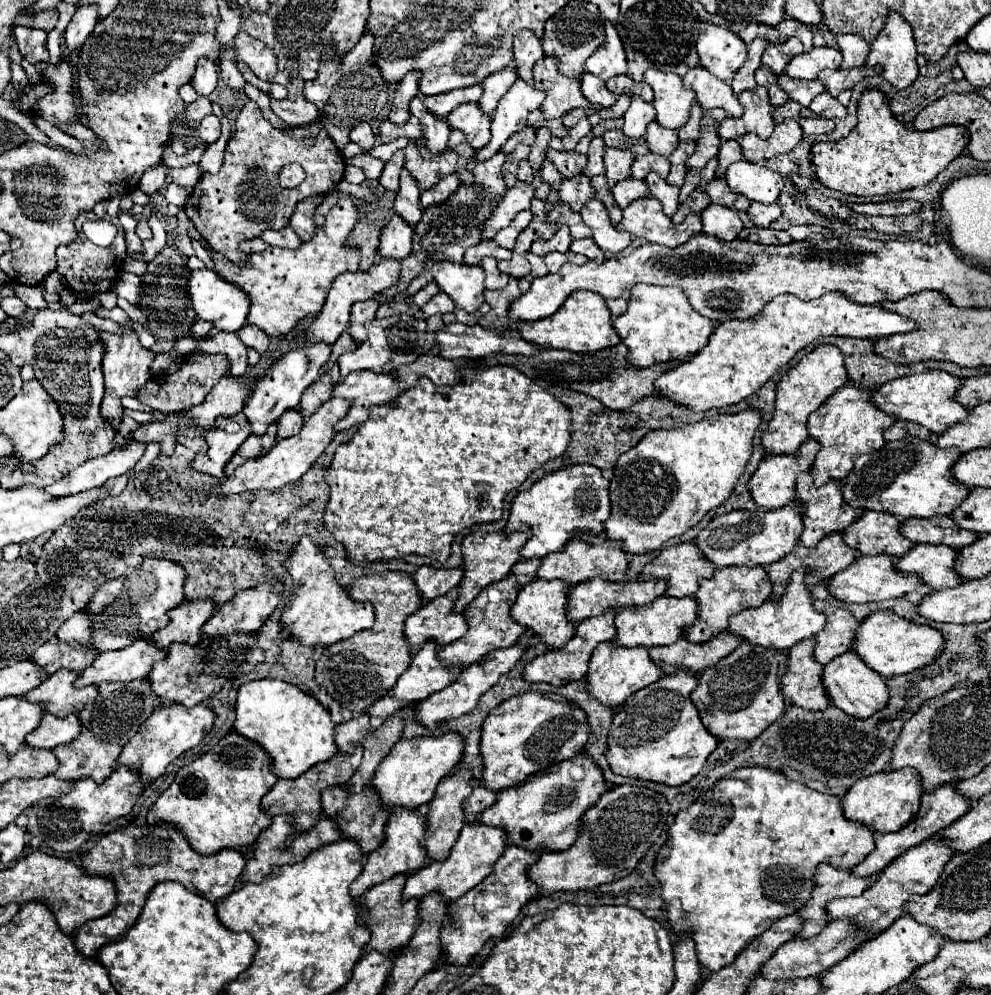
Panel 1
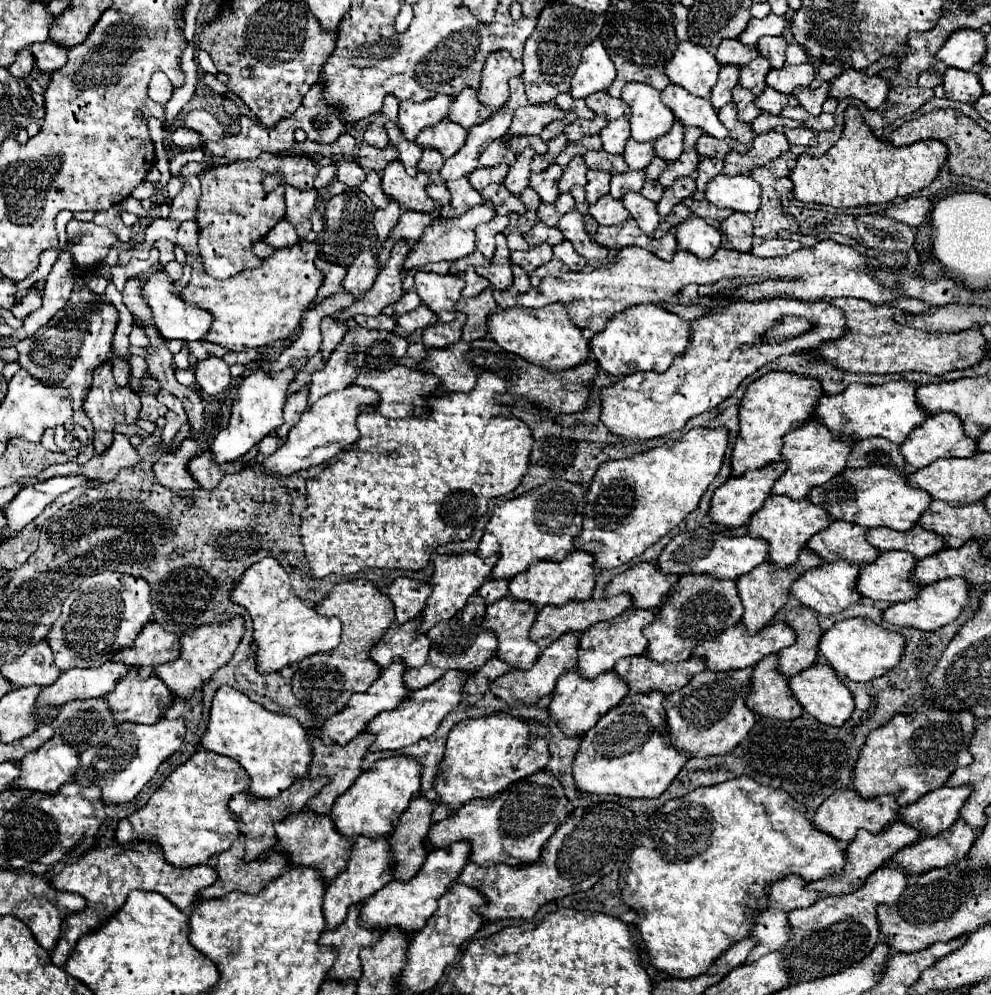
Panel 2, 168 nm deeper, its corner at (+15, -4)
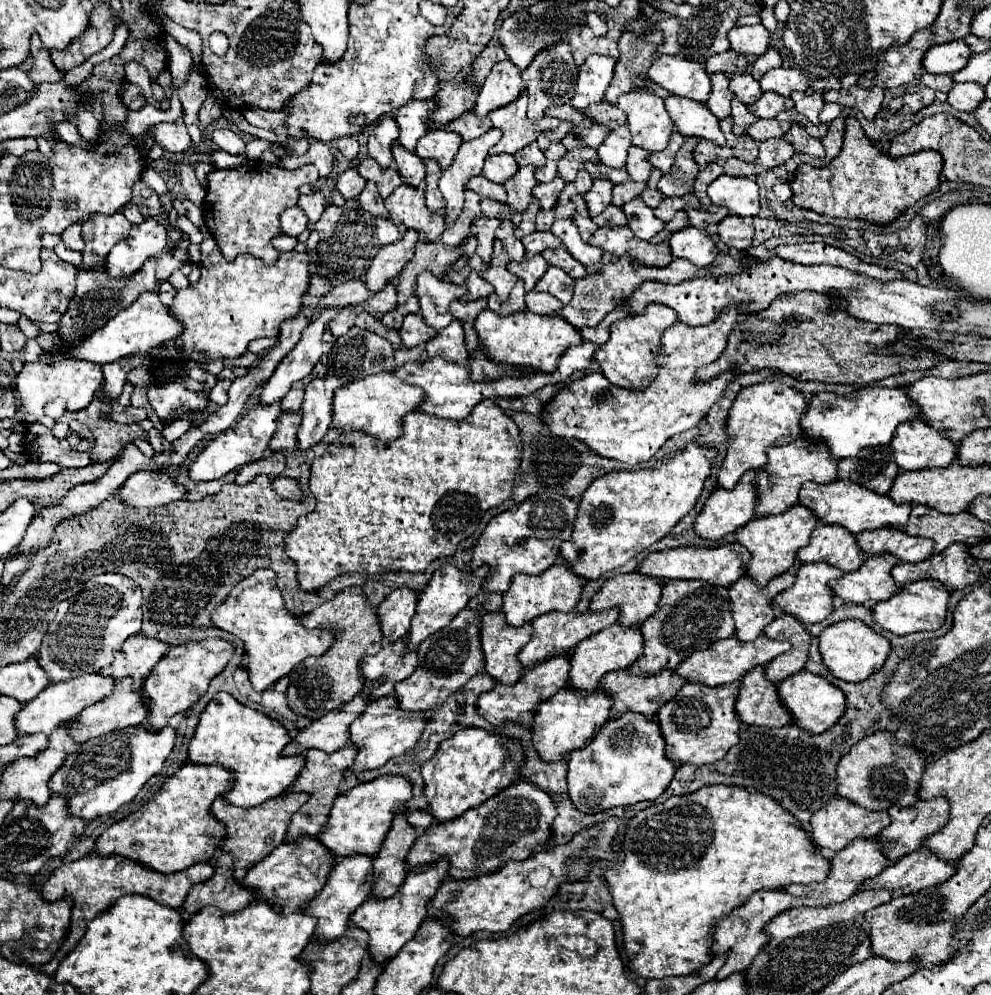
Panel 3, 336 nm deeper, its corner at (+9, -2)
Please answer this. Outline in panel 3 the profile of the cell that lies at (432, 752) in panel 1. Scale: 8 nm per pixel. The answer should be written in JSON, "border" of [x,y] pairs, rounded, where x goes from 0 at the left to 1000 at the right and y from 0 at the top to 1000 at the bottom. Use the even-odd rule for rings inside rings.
{"border":[[[385,779],[379,781],[377,785],[363,787],[357,793],[339,801],[337,811],[333,815],[333,823],[321,837],[321,843],[341,861],[343,859],[353,861],[359,857],[379,859],[381,853],[385,851],[385,845],[390,843],[398,819],[414,801],[416,801],[416,789],[406,779]]]}

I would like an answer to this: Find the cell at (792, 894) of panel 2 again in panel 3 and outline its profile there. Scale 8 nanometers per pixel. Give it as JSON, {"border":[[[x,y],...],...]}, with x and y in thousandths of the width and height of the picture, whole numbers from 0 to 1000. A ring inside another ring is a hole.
{"border":[[[775,893],[775,895],[765,895],[761,897],[753,910],[741,914],[737,920],[729,922],[725,928],[723,928],[723,944],[720,944],[720,950],[718,950],[718,960],[733,960],[733,968],[731,972],[725,976],[723,984],[731,984],[739,978],[745,978],[745,976],[751,976],[755,974],[757,966],[761,966],[761,962],[773,952],[773,938],[771,938],[771,932],[773,928],[777,928],[785,918],[797,914],[803,910],[803,902],[797,902],[795,897],[789,897],[785,893]]]}

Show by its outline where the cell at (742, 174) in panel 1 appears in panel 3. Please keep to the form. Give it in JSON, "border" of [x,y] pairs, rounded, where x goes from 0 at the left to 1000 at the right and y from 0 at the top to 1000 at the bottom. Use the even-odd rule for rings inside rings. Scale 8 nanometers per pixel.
{"border":[[[727,176],[714,188],[714,198],[720,206],[733,208],[739,216],[763,218],[767,214],[767,188],[761,180]]]}

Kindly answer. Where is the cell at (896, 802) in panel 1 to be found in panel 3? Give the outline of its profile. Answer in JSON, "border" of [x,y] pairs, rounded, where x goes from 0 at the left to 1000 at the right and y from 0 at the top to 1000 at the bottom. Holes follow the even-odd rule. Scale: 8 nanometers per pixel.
{"border":[[[842,801],[838,803],[821,821],[817,823],[819,829],[819,845],[825,851],[834,851],[840,855],[852,853],[860,843],[866,841],[886,841],[894,829],[898,829],[898,819],[896,815],[874,815],[872,811],[852,803],[852,801]]]}

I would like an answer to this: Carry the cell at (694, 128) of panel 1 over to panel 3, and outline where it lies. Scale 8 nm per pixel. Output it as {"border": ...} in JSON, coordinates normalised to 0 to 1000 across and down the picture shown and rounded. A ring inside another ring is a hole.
{"border":[[[680,132],[678,138],[676,138],[674,148],[670,152],[656,154],[658,168],[664,168],[668,174],[674,174],[678,170],[678,166],[680,166],[680,158],[682,158],[682,154],[684,154],[684,150],[686,150],[688,144],[690,144],[690,138],[684,132]]]}

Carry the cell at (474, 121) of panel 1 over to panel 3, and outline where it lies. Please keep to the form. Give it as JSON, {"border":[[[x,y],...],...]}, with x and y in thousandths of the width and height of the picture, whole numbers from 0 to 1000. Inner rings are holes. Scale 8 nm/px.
{"border":[[[438,130],[432,136],[428,136],[422,146],[420,146],[420,154],[426,160],[440,160],[446,170],[450,170],[458,156],[462,154],[466,146],[466,138],[462,138],[462,134],[454,134],[450,130]]]}

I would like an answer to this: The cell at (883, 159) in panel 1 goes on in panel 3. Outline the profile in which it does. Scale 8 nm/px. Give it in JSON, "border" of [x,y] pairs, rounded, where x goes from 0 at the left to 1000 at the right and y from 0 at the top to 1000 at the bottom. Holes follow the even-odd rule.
{"border":[[[864,118],[854,120],[854,136],[850,152],[834,168],[819,168],[809,164],[797,188],[801,192],[799,202],[805,208],[825,212],[840,218],[866,218],[880,224],[896,224],[906,218],[914,208],[934,198],[949,186],[951,156],[934,150],[914,158],[898,158],[884,150],[874,138]]]}

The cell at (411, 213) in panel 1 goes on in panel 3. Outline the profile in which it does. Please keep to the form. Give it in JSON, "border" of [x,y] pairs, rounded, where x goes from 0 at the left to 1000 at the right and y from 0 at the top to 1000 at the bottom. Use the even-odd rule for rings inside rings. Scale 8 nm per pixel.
{"border":[[[385,218],[379,220],[379,226],[377,228],[379,228],[379,236],[381,236],[383,246],[400,244],[410,234],[410,228],[408,226],[398,226],[398,222],[392,222],[392,220],[385,220]]]}

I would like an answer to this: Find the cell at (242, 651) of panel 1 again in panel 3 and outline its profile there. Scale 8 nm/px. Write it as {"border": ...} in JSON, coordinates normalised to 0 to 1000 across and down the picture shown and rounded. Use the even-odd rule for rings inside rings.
{"border":[[[123,682],[119,686],[119,690],[115,692],[115,696],[91,711],[87,711],[77,723],[75,723],[75,731],[71,735],[71,739],[79,745],[79,747],[85,747],[93,741],[101,741],[105,737],[111,737],[111,735],[117,735],[117,733],[125,733],[125,731],[133,731],[133,729],[145,729],[147,727],[147,721],[151,719],[149,715],[149,709],[145,707],[145,701],[141,694],[135,694],[133,692],[133,686],[129,686],[131,682]]]}

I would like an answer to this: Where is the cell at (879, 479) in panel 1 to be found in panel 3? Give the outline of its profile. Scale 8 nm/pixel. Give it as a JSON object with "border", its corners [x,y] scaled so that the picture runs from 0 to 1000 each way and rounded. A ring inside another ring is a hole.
{"border":[[[846,481],[834,487],[825,487],[825,485],[813,485],[807,493],[807,508],[819,512],[823,516],[823,520],[831,526],[831,528],[850,528],[854,532],[858,532],[860,536],[868,536],[868,534],[876,534],[876,532],[888,532],[888,530],[904,530],[904,532],[912,532],[918,514],[920,514],[920,506],[904,506],[900,504],[900,499],[896,497],[888,497],[882,495],[880,491],[874,491],[862,483],[854,483],[854,481]]]}

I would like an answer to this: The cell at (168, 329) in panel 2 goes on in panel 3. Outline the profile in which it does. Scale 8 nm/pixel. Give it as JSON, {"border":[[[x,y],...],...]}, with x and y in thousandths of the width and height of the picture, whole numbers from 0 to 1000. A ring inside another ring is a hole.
{"border":[[[143,294],[143,298],[139,298],[135,303],[135,307],[131,307],[129,311],[121,313],[115,321],[111,321],[103,331],[95,333],[87,343],[83,343],[77,349],[67,351],[67,347],[61,343],[61,339],[57,335],[46,335],[46,337],[38,337],[38,345],[44,353],[50,355],[65,355],[71,359],[81,359],[87,363],[93,363],[97,367],[105,367],[111,363],[119,363],[127,357],[135,357],[135,355],[153,355],[155,351],[163,349],[168,343],[174,343],[176,339],[184,337],[184,323],[180,323],[170,309],[163,307],[161,296],[159,294]]]}

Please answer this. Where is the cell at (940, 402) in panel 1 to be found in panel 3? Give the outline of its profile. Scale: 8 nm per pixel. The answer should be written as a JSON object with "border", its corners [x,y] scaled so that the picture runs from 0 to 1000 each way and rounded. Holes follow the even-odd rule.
{"border":[[[870,389],[850,399],[844,395],[815,397],[815,413],[811,417],[807,423],[811,437],[834,445],[844,461],[852,461],[866,457],[872,449],[896,447],[908,425],[926,419],[926,407],[920,407],[910,389]]]}

